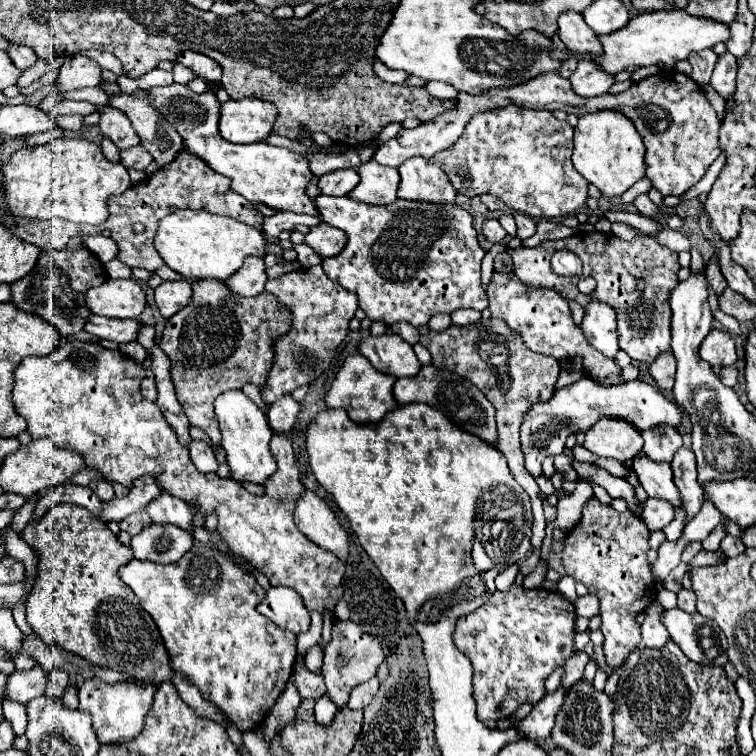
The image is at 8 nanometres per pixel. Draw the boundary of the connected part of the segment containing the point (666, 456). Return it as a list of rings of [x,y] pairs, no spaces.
[[[655,426],[643,432],[643,452],[655,462],[671,462],[673,454],[681,448],[681,434],[673,426]]]

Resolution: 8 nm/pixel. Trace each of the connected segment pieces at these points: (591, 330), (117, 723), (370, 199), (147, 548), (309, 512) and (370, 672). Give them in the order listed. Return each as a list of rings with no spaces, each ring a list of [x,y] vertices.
[[[601,300],[589,302],[585,308],[581,328],[583,328],[583,334],[587,336],[589,344],[595,346],[601,354],[613,358],[619,352],[617,314],[611,306],[603,304]]]
[[[91,678],[85,680],[79,688],[79,710],[91,714],[101,744],[129,742],[143,730],[145,716],[151,710],[155,690],[157,686],[145,680],[121,680],[115,684],[107,684],[99,678]]]
[[[375,160],[361,164],[359,168],[361,182],[349,194],[357,202],[365,204],[391,204],[397,198],[399,172],[397,168],[387,168]]]
[[[151,524],[131,538],[131,550],[139,560],[151,562],[177,562],[193,546],[193,536],[175,524]]]
[[[311,490],[297,500],[295,526],[317,546],[339,556],[345,562],[349,554],[349,536],[337,522],[333,510]]]
[[[333,620],[333,632],[331,632],[331,642],[325,646],[325,656],[323,656],[323,666],[321,666],[321,676],[327,686],[327,696],[333,698],[337,706],[343,706],[349,700],[351,688],[357,684],[369,680],[375,676],[377,666],[385,660],[383,648],[377,642],[375,636],[363,632],[355,622],[351,620]]]

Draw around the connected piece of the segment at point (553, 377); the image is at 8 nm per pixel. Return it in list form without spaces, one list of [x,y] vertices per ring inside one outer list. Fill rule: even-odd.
[[[493,320],[489,324],[479,322],[475,326],[457,326],[453,324],[445,332],[429,332],[419,340],[433,356],[433,364],[443,370],[451,370],[467,380],[471,380],[495,406],[497,410],[497,426],[499,432],[505,432],[505,438],[511,438],[511,448],[503,450],[507,464],[515,482],[531,496],[533,504],[533,536],[531,546],[533,554],[525,558],[521,564],[521,574],[529,576],[539,564],[539,550],[545,538],[545,516],[543,516],[543,502],[539,500],[539,486],[535,484],[533,476],[527,472],[523,460],[523,452],[519,446],[519,424],[523,424],[523,416],[529,412],[531,404],[543,402],[551,398],[555,392],[555,382],[559,376],[559,364],[555,358],[545,354],[535,354],[523,346],[523,340],[503,324],[503,320]]]

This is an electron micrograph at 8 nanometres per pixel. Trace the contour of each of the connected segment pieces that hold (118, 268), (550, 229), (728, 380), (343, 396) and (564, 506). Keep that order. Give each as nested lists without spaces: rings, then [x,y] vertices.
[[[119,260],[107,262],[105,268],[107,268],[107,274],[109,274],[111,278],[131,278],[131,268],[125,266],[125,264],[121,264]]]
[[[539,220],[537,222],[537,232],[523,242],[523,246],[539,246],[543,240],[559,240],[559,238],[569,238],[575,236],[579,230],[577,228],[567,228],[557,220]]]
[[[723,366],[721,372],[719,372],[719,380],[725,384],[725,386],[735,386],[737,382],[737,368],[735,366]]]
[[[353,354],[345,360],[341,370],[337,372],[329,392],[327,392],[327,406],[329,408],[343,408],[347,410],[349,418],[359,424],[371,424],[383,420],[383,416],[391,410],[395,410],[399,404],[393,396],[393,386],[395,386],[395,376],[387,376],[375,368],[371,368],[371,362],[361,356]]]
[[[579,478],[577,480],[577,488],[569,496],[559,500],[559,504],[557,504],[557,518],[553,522],[549,522],[551,528],[571,530],[573,528],[571,524],[575,524],[575,514],[577,514],[577,510],[583,508],[587,498],[589,498],[589,482]]]

